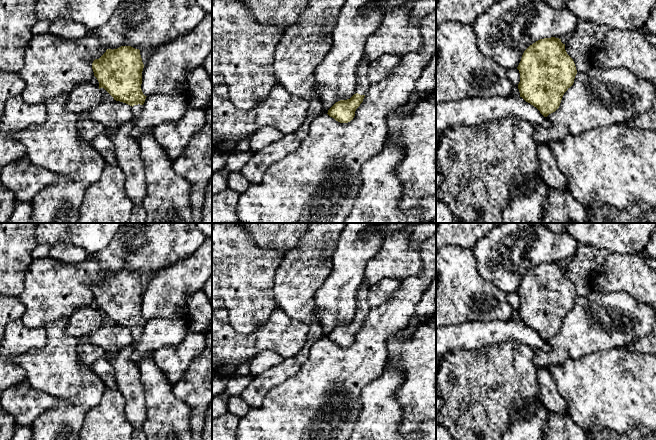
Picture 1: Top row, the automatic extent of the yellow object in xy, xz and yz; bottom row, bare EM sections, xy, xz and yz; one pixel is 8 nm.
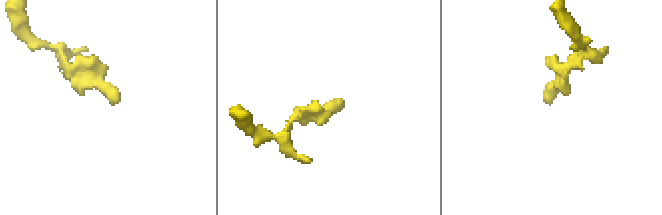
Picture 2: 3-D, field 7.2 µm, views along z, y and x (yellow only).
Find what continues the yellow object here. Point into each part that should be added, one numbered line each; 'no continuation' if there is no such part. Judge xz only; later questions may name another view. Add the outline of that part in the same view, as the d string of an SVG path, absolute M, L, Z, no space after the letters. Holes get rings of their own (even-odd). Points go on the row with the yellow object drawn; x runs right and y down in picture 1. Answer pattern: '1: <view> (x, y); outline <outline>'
1: xz (362, 83); outline M364 55L355 72L355 92L364 95L369 89L370 82L367 78L370 61Z

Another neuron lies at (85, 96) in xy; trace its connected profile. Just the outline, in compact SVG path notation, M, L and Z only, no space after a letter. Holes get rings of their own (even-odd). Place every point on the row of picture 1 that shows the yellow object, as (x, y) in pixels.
M90 81L82 82L69 93L65 109L80 114L89 111L101 102L100 89Z

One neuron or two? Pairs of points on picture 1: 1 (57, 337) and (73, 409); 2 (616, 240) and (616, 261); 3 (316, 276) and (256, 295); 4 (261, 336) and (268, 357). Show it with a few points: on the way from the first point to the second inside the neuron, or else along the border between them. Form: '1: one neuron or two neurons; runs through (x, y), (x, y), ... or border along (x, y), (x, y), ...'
1: one neuron; runs through (59, 355), (59, 372), (69, 382), (69, 391)
2: two neurons; border along (611, 252), (639, 253)
3: two neurons; border along (278, 267), (273, 287), (273, 298), (276, 305)
4: two neurons; border along (283, 358), (272, 351), (261, 351), (250, 362)

